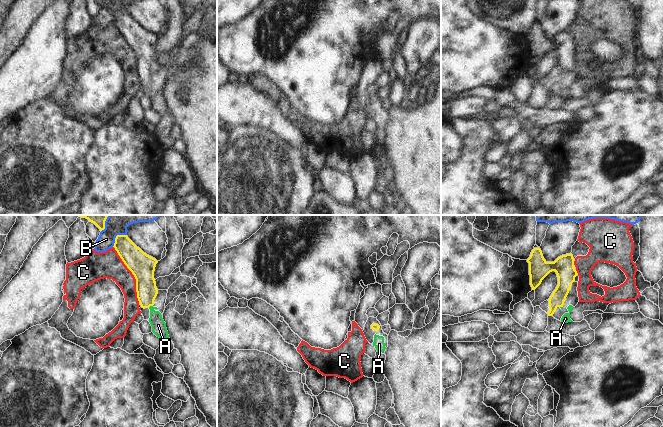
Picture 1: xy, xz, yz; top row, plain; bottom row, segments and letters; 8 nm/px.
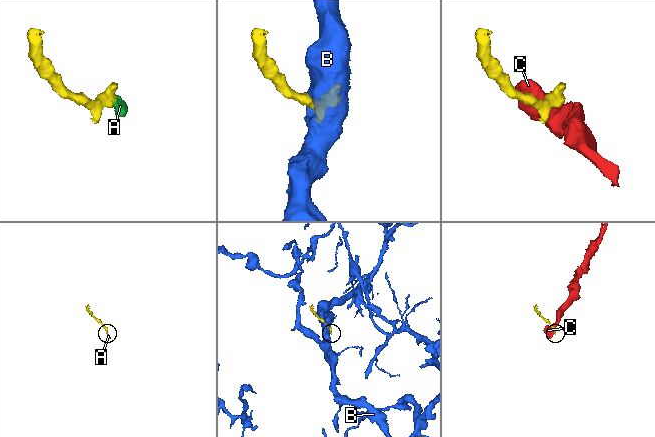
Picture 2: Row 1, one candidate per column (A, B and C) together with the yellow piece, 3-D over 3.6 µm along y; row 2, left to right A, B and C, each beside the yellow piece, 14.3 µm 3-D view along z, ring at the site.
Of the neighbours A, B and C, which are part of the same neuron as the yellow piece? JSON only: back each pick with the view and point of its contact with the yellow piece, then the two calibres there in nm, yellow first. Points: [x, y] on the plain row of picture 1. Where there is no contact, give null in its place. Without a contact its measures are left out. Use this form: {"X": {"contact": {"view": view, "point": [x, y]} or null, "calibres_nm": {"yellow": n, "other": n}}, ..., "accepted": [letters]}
{"A": {"contact": {"view": "xy", "point": [150, 81]}, "calibres_nm": {"yellow": 170, "other": 110}}, "accepted": ["A"]}

